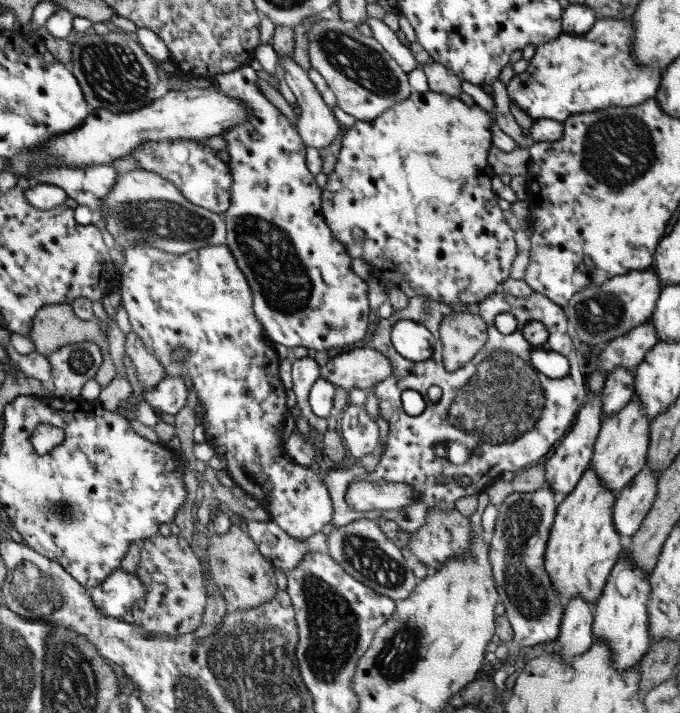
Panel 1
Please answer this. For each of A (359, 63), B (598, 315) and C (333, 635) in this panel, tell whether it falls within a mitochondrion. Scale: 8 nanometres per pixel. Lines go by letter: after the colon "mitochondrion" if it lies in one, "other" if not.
A: mitochondrion
B: mitochondrion
C: mitochondrion

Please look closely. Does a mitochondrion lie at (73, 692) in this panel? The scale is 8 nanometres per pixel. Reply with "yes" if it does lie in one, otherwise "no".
yes

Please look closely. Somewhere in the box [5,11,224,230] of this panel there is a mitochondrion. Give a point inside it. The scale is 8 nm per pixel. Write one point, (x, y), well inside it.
(112, 74)

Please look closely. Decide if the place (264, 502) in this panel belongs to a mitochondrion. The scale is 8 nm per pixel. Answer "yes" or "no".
no

